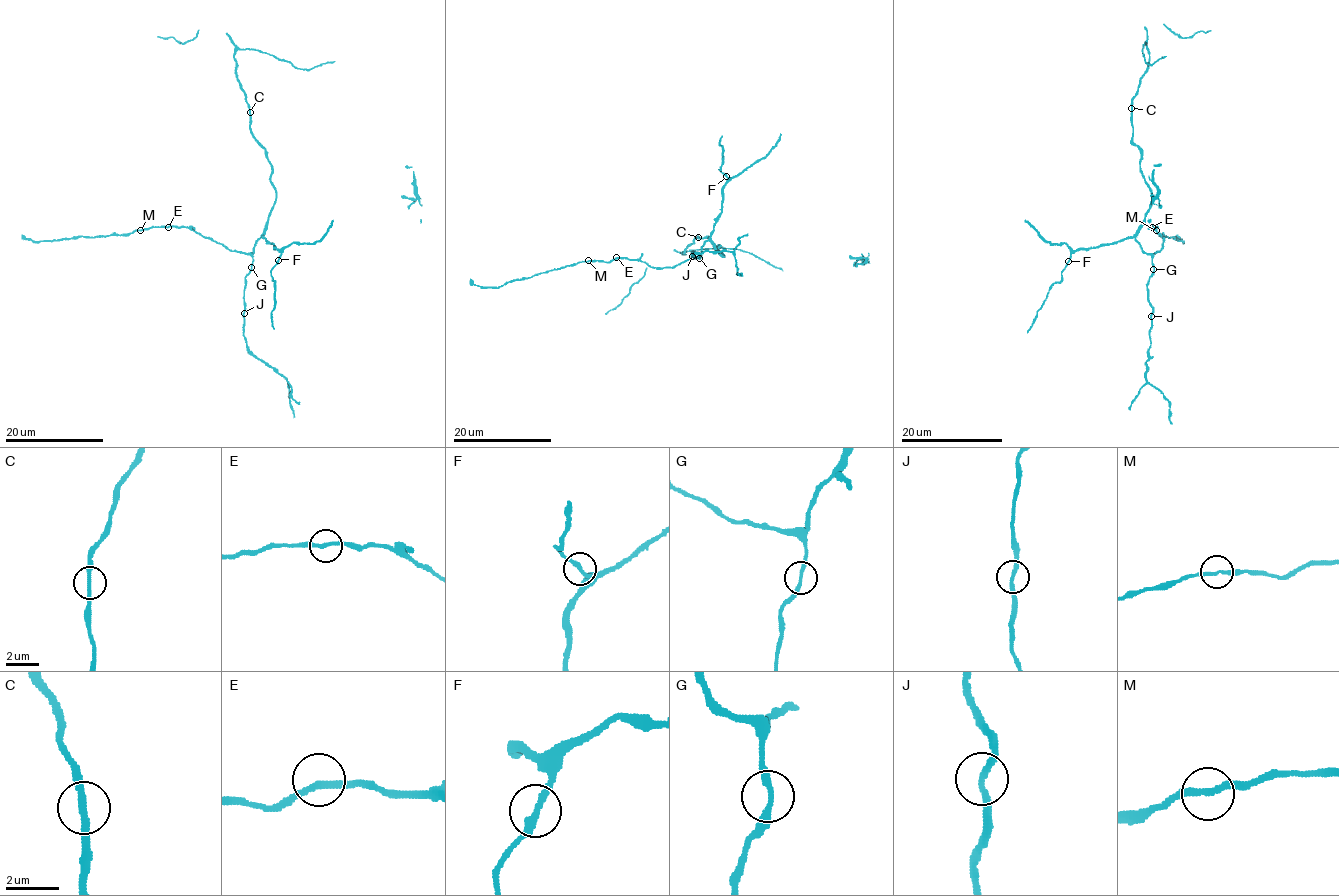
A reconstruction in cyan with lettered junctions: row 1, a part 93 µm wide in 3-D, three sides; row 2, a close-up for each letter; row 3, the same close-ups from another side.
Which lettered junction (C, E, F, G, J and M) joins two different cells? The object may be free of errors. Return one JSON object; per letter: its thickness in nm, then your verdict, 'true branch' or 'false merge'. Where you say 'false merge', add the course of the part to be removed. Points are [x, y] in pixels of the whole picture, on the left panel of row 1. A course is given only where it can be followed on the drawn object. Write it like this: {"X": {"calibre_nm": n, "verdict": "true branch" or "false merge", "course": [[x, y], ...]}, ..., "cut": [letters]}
{"C": {"calibre_nm": 240, "verdict": "true branch"}, "E": {"calibre_nm": 240, "verdict": "true branch"}, "F": {"calibre_nm": 240, "verdict": "true branch"}, "G": {"calibre_nm": 220, "verdict": "true branch"}, "J": {"calibre_nm": 240, "verdict": "true branch"}, "M": {"calibre_nm": 220, "verdict": "true branch"}, "cut": []}

